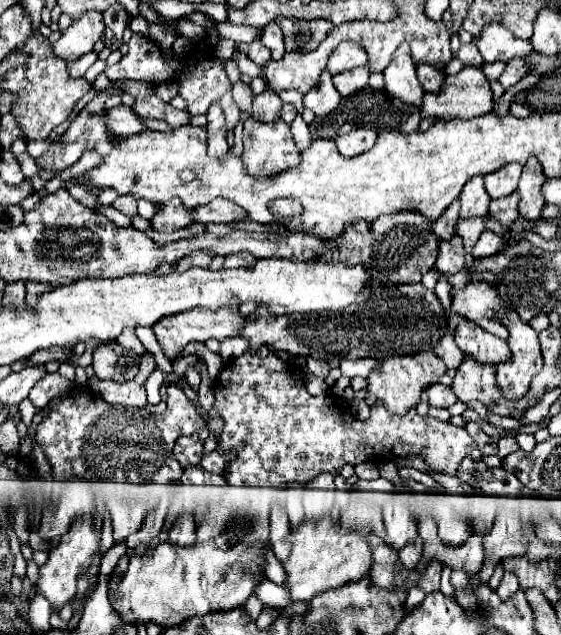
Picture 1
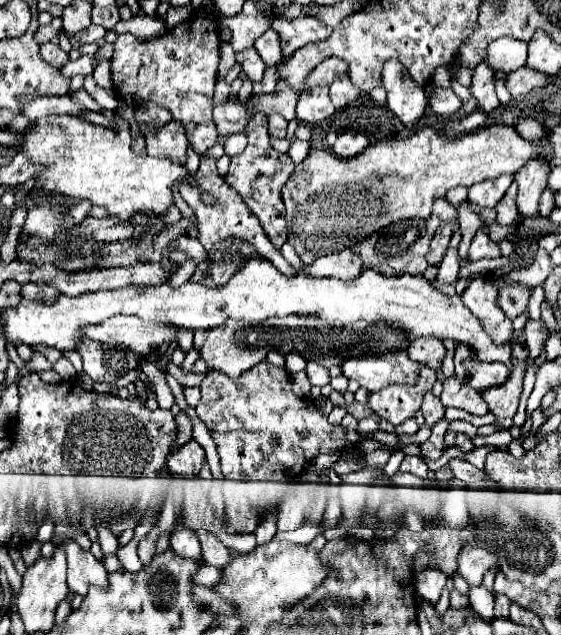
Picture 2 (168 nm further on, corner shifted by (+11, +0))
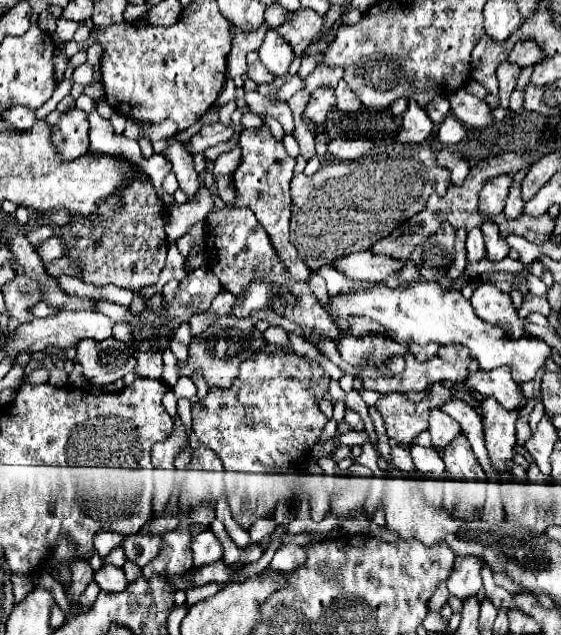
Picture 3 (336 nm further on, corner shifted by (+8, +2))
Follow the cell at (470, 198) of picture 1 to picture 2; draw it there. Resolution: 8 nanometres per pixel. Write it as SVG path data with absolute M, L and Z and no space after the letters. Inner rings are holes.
M462 201L456 209L458 209L458 221L460 221L460 233L462 233L462 241L460 241L458 253L460 253L462 257L466 257L472 237L474 237L476 231L482 227L482 217L480 217L476 211L470 209L470 203L468 203L468 201Z

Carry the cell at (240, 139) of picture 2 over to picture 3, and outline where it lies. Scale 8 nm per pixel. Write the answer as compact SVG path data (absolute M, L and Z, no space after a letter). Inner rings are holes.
M319 65L311 75L305 77L305 91L313 93L319 87L331 87L331 89L335 89L335 85L339 83L341 77L343 77L343 69L341 67Z

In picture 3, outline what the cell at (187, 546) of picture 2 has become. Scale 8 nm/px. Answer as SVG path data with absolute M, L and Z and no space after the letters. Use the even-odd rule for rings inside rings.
M211 529L195 535L191 541L191 549L193 549L195 567L203 567L223 559L223 545L219 539L215 539L215 533Z

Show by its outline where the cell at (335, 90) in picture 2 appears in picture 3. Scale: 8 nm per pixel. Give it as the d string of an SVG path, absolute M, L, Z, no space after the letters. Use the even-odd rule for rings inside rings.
M341 79L337 89L335 89L335 95L337 95L337 109L343 111L343 113L355 113L361 109L361 101L359 97L347 87L347 83Z

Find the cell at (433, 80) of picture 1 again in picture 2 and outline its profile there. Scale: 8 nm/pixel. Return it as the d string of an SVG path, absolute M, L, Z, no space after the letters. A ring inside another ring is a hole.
M430 83L430 109L440 117L450 117L460 109L462 101L448 87L438 87Z

